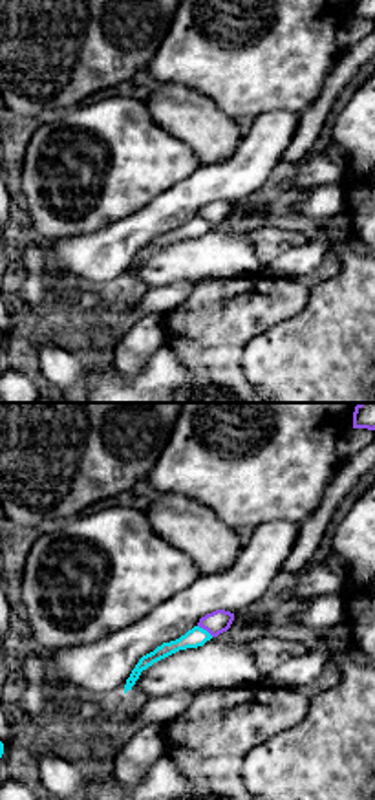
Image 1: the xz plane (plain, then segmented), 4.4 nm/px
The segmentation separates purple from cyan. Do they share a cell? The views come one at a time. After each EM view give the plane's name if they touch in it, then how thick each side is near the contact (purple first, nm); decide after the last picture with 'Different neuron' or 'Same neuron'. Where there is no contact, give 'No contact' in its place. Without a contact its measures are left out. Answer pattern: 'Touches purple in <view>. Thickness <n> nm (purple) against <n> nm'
Touches purple in xz. Thickness 100 nm (purple) against 90 nm

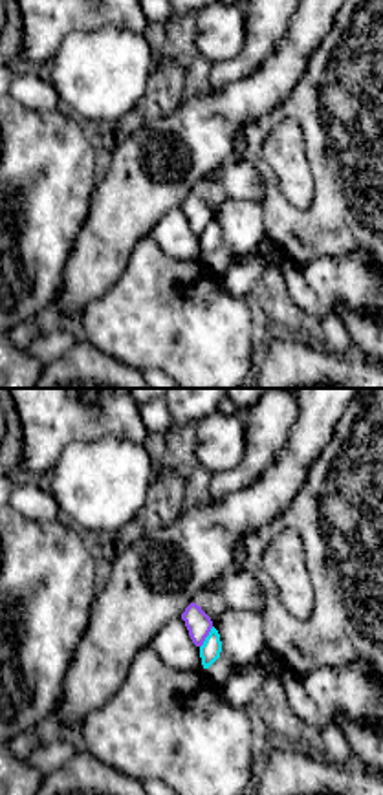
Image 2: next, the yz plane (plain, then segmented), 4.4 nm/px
Touches purple in yz. Thickness 110 nm (purple) against 90 nm

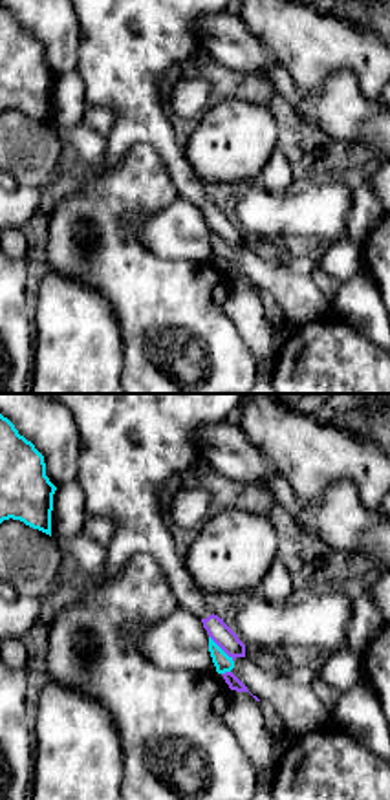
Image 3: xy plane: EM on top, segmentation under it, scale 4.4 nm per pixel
Touches purple in xy. Thickness 90 nm (purple) against 80 nm

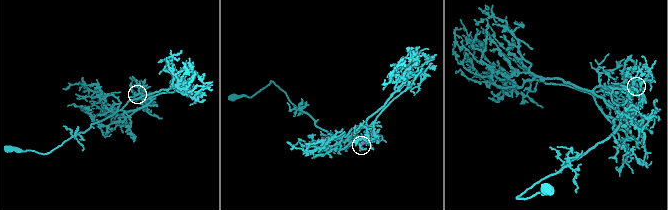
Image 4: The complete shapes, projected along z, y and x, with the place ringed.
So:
Different neuron

